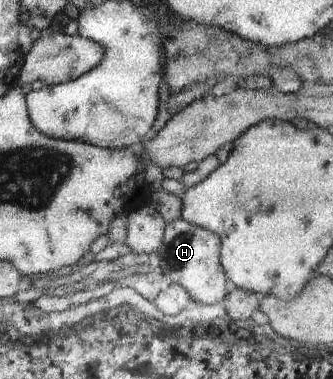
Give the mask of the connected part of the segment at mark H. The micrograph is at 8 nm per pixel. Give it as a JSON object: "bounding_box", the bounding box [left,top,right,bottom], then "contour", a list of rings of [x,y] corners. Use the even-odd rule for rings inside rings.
{"bounding_box":[156,217,230,305],"contour":[[[180,217],[166,223],[156,257],[163,275],[171,281],[171,284],[183,288],[193,303],[213,305],[223,300],[230,287],[223,268],[219,265],[219,253],[219,237],[215,233],[191,225]]]}

